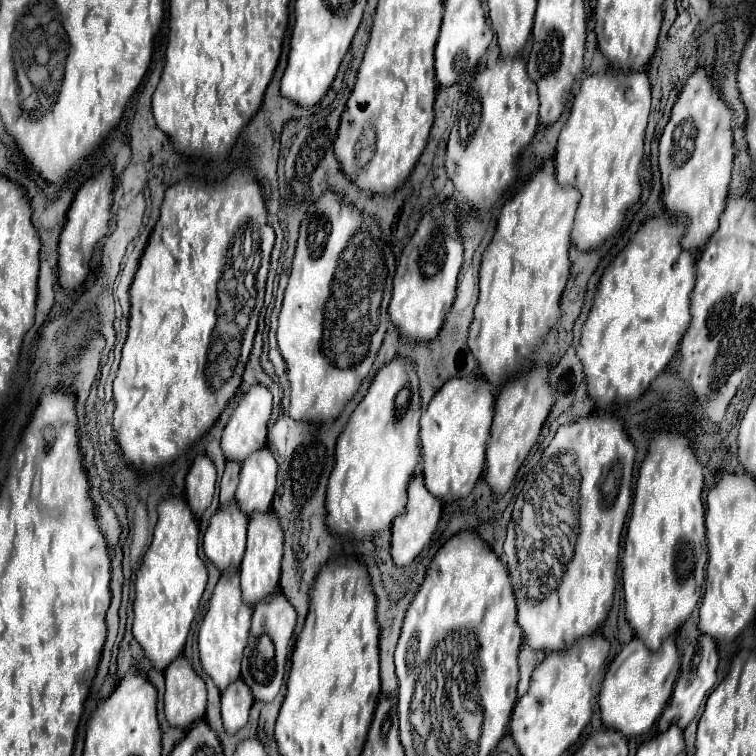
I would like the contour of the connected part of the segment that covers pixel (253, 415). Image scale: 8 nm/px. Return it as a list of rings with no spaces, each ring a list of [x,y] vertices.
[[[253,385],[243,395],[221,437],[221,449],[229,461],[243,463],[251,453],[265,447],[271,401],[271,391],[265,385]]]

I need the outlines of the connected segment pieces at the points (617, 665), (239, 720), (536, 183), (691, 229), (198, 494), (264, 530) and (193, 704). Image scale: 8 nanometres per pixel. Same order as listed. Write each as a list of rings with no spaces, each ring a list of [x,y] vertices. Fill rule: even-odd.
[[[635,637],[613,659],[603,679],[599,707],[601,707],[601,719],[605,727],[613,727],[627,737],[649,733],[649,729],[659,719],[659,715],[663,713],[671,697],[677,673],[679,673],[679,653],[673,637],[665,639],[661,649],[655,653],[649,651],[643,645],[643,641]]]
[[[241,679],[231,683],[231,687],[227,687],[227,691],[221,693],[221,715],[225,731],[229,735],[237,733],[247,725],[251,705],[253,705],[253,695]]]
[[[539,171],[501,209],[495,237],[483,253],[479,281],[481,291],[473,323],[469,327],[469,347],[479,363],[479,373],[493,385],[499,385],[509,373],[515,373],[525,365],[561,315],[559,299],[569,279],[569,235],[577,203],[579,191],[559,185],[551,171]]]
[[[697,69],[689,81],[685,83],[679,99],[675,101],[671,119],[663,131],[659,143],[659,169],[661,169],[661,183],[663,183],[663,203],[669,213],[675,217],[687,217],[689,225],[683,235],[685,249],[703,249],[707,239],[719,227],[719,217],[727,205],[727,187],[731,183],[731,167],[733,167],[733,111],[721,99],[717,89],[711,85],[707,73]]]
[[[199,455],[185,477],[185,497],[197,519],[213,501],[215,481],[217,481],[217,469],[213,461],[207,455]]]
[[[269,511],[267,515],[251,515],[247,531],[247,551],[239,569],[243,601],[247,605],[257,605],[259,601],[267,599],[277,591],[281,575],[281,559],[283,559],[283,529],[279,525],[277,515],[273,511]]]
[[[181,655],[165,669],[165,715],[171,727],[189,729],[205,717],[207,687]]]

